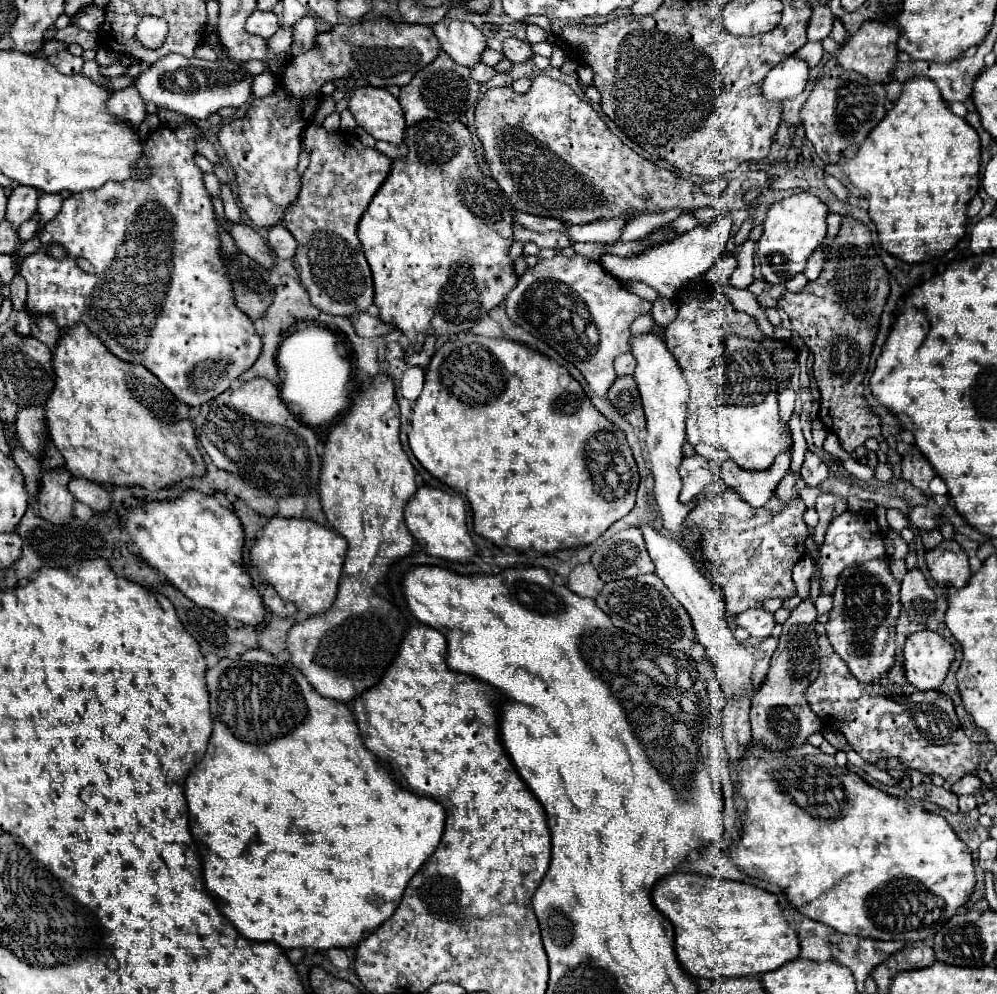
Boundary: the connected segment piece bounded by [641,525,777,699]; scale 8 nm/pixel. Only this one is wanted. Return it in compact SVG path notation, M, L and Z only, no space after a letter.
M643 525L641 533L645 537L649 555L657 567L655 575L665 583L665 587L675 595L679 603L683 603L685 611L691 617L695 637L703 645L707 659L713 663L713 667L719 671L719 685L725 693L725 699L741 699L741 697L753 697L755 691L763 685L767 671L769 671L769 659L777 649L777 639L769 637L755 645L743 645L737 643L733 637L727 621L725 621L725 601L723 597L711 587L711 581L701 573L701 569L693 563L689 553L673 539L661 535L657 529Z

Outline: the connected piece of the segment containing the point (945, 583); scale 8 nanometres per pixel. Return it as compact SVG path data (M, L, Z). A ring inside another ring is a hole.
M943 541L933 551L925 553L931 577L941 587L965 587L971 579L969 559L957 541Z

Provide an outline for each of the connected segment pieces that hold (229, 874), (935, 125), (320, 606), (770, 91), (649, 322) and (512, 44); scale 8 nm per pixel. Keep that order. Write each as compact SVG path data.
M249 649L237 659L223 659L207 671L207 687L211 695L213 735L209 749L201 763L189 773L185 781L185 797L191 813L191 833L199 843L203 863L203 877L209 895L221 903L221 913L235 925L235 929L249 941L271 941L283 949L313 947L313 949L347 949L367 939L381 923L385 923L397 909L403 891L417 869L437 849L443 835L445 809L431 797L417 797L417 793L403 789L365 745L357 727L357 721L349 705L317 695L307 677L291 663L281 663L277 657L263 649Z
M925 77L909 79L893 109L889 109L875 131L869 133L869 139L865 139L857 155L839 165L869 203L869 217L877 227L881 247L889 255L915 265L927 257L941 257L963 239L967 229L967 205L979 191L981 145L977 131L965 119L957 119L949 105L941 101L933 81Z
M273 517L265 525L263 535L255 541L251 549L251 561L263 573L267 583L275 587L275 591L281 595L283 601L293 603L299 611L307 615L325 613L333 605L337 597L337 587L339 587L339 577L341 577L341 569L345 563L345 555L347 555L347 541L339 533L307 518Z
M797 55L785 57L777 67L773 67L763 81L763 95L767 99L785 101L799 95L807 85L809 67Z
M651 315L637 317L637 319L631 323L631 333L643 335L643 333L649 333L649 331L653 331L653 317L651 317Z
M511 37L511 39L507 39L507 41L503 43L503 53L505 53L505 57L511 59L513 63L523 63L523 61L527 61L527 59L531 59L531 57L535 55L535 51L531 49L529 43L519 41L519 39L515 39L515 37Z

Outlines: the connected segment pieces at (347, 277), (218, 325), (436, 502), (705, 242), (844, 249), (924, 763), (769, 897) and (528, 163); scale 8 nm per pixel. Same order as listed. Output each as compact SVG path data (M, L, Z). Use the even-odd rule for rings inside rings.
M311 123L305 131L305 145L311 155L311 165L303 173L303 187L295 205L287 207L283 223L297 239L299 247L293 257L293 265L299 271L301 283L305 285L311 303L329 315L355 315L373 305L373 279L367 259L357 237L357 225L367 209L367 203L373 199L381 183L391 171L391 159L387 159L377 149L363 147L357 151L349 145L347 137L341 133L327 133L323 127Z
M181 123L181 125L159 125L147 139L145 139L145 155L141 157L139 165L141 171L147 173L147 177L143 181L125 181L125 183L105 183L101 189L95 191L85 191L85 193L73 193L69 199L63 201L63 207L59 211L59 215L47 223L43 227L43 231L39 233L41 239L41 247L29 255L23 263L21 263L21 277L27 281L27 303L25 309L35 315L35 317L53 317L53 321L57 323L59 329L69 329L73 327L73 323L85 323L93 335L97 335L101 339L101 343L121 361L127 363L141 363L143 367L147 367L167 389L171 389L171 393L191 405L191 407L201 407L203 403L211 401L213 397L221 395L223 391L227 391L259 357L261 353L261 337L253 327L253 321L237 309L235 305L235 297L233 297L233 287L227 275L227 267L221 259L221 237L219 237L219 225L215 219L215 211L213 211L213 203L211 203L211 195L205 189L203 183L203 171L197 167L195 163L195 155L197 155L197 147L195 147L195 139L203 137L203 131L199 129L197 123ZM119 199L117 205L109 205L109 201ZM51 243L59 243L67 257L57 261L53 257L47 255L47 247ZM77 259L87 259L93 265L95 273L85 273L79 265Z
M419 487L411 503L405 507L405 523L411 535L419 541L419 545L433 557L441 557L453 563L469 563L477 549L473 539L469 537L467 525L465 525L465 503L459 495L449 495L441 489L433 487Z
M721 213L721 215L717 215L717 219L711 225L707 225L707 227L699 225L693 231L681 235L679 239L659 245L657 249L649 249L649 251L633 255L633 257L603 255L599 261L601 261L601 267L609 275L615 275L619 281L636 280L647 283L647 285L655 287L661 297L669 299L669 297L675 297L677 291L687 285L687 281L691 281L699 275L705 275L713 267L719 253L725 249L725 245L729 241L731 225L733 225L731 215Z
M847 215L829 247L829 259L819 279L809 281L805 291L787 291L779 299L779 307L787 311L793 329L815 355L813 375L821 391L819 419L839 437L847 453L855 453L869 437L881 435L881 419L863 397L863 379L887 297L889 273L871 245L871 233Z
M817 635L821 669L817 679L805 689L805 699L811 711L827 729L845 735L847 743L867 763L895 757L907 769L917 769L921 775L937 773L949 783L957 783L963 775L975 773L979 767L979 745L969 741L961 729L953 701L941 691L913 691L905 677L903 657L897 655L887 675L875 683L861 683L849 667L833 651L827 635Z
M673 873L653 889L655 907L675 927L675 953L693 977L761 975L799 957L799 935L785 921L777 897L755 885L697 873Z
M545 75L535 77L531 91L525 95L515 93L511 87L489 89L477 103L475 123L491 177L519 211L555 217L569 225L583 225L597 219L625 215L631 209L639 209L639 213L657 213L673 207L695 211L715 203L715 197L705 193L699 185L675 175L673 171L659 169L621 143L619 137L613 135L607 125L603 125L603 119L587 101L579 99L569 85Z

